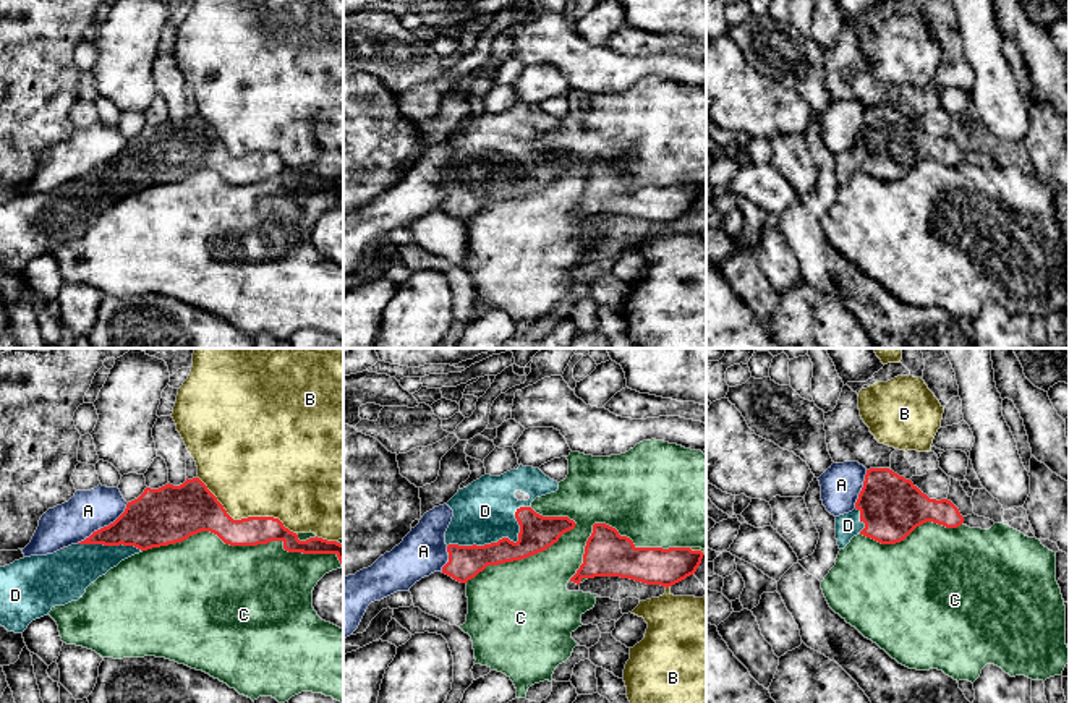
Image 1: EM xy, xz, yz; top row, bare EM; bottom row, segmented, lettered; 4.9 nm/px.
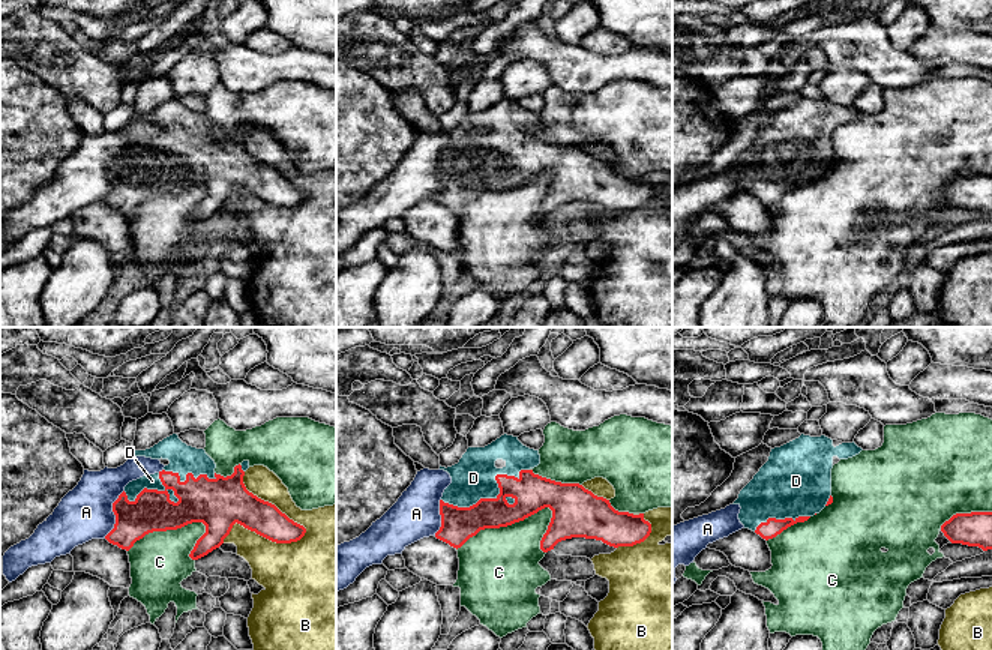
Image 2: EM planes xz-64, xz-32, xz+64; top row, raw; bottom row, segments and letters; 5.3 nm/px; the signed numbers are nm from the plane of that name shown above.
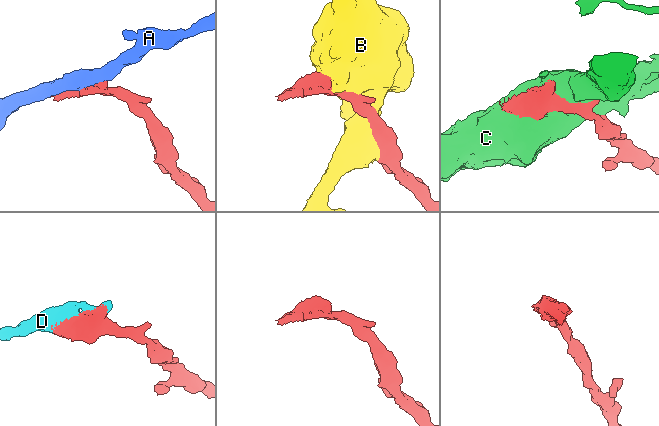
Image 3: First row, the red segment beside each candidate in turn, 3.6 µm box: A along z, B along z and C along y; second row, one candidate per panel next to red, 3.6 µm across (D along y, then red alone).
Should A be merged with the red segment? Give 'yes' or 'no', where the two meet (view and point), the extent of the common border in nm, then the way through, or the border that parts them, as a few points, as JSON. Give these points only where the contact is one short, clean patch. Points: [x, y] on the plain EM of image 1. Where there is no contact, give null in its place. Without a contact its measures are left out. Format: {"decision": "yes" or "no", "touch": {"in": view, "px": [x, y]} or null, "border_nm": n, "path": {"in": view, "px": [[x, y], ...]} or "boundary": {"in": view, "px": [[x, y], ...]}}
{"decision": "no", "touch": {"in": "xy", "px": [104, 164]}, "border_nm": 340}

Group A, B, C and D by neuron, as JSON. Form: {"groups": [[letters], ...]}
{"groups": [["A"], ["B"], ["C"], ["D"]]}

